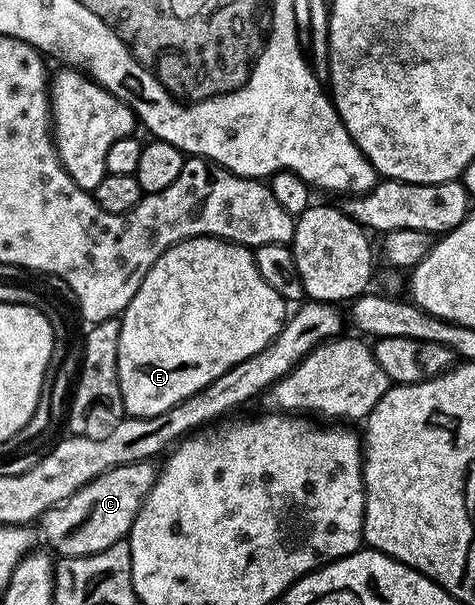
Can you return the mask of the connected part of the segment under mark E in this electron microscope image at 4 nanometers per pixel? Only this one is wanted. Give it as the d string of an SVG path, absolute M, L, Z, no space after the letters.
M194 236L172 244L169 250L165 250L165 254L161 254L161 258L157 258L157 262L153 262L153 266L149 266L149 274L145 274L141 286L137 286L137 294L133 294L129 306L123 311L119 320L117 374L119 375L119 389L123 399L124 413L128 417L152 416L169 410L169 406L177 406L177 402L181 402L185 398L197 394L197 390L209 386L211 380L221 378L221 374L225 374L225 370L237 366L237 362L245 362L245 358L249 358L253 354L257 354L257 350L269 346L269 342L273 342L273 338L283 329L288 315L288 301L283 300L281 294L277 294L277 290L273 290L273 286L269 286L269 282L265 282L265 278L261 278L261 270L257 270L254 251L244 244L234 244L231 240L222 240L216 236Z

